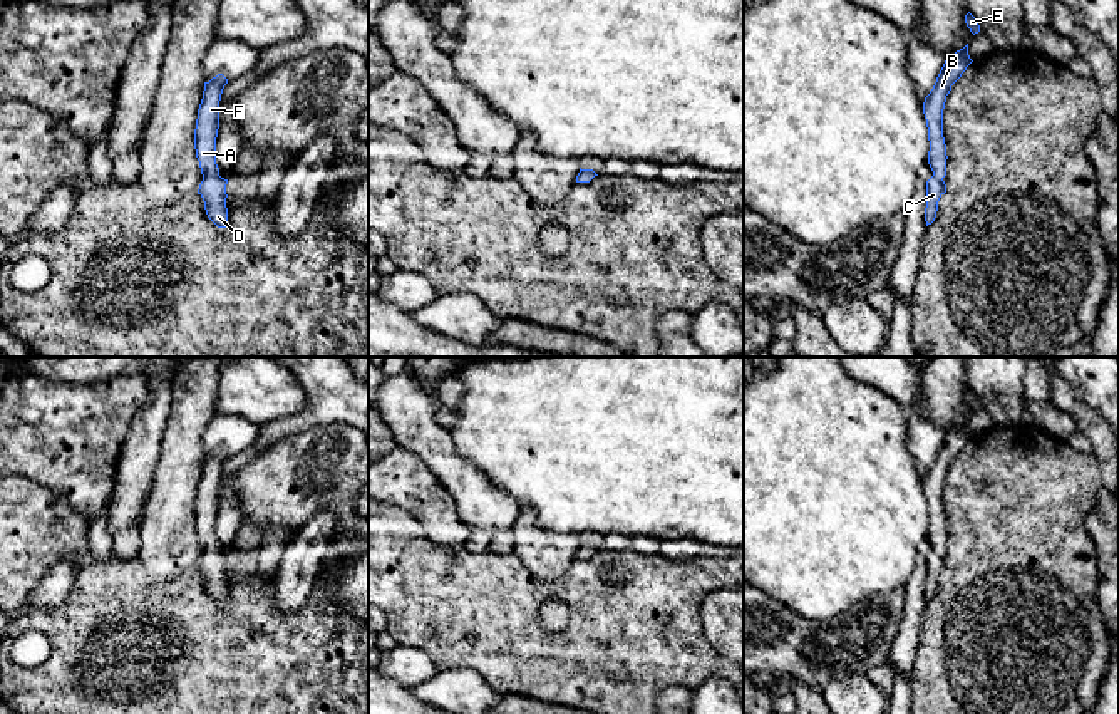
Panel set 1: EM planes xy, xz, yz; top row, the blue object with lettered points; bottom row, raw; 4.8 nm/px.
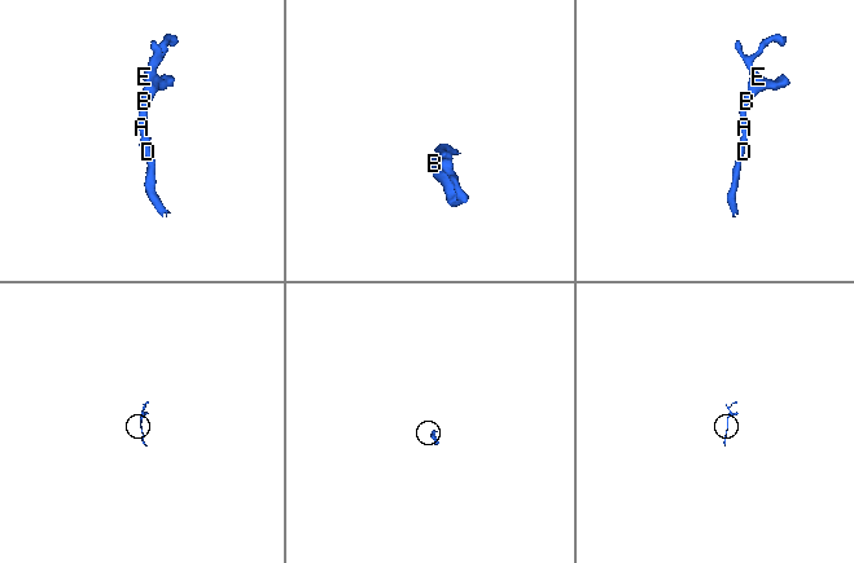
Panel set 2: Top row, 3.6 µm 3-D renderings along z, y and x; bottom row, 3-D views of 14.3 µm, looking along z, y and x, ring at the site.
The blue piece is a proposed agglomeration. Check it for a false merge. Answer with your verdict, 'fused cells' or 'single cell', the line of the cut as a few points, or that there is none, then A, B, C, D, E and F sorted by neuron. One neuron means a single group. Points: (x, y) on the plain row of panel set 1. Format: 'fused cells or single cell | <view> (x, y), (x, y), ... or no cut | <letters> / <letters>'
single cell | no cut | A B C D E F

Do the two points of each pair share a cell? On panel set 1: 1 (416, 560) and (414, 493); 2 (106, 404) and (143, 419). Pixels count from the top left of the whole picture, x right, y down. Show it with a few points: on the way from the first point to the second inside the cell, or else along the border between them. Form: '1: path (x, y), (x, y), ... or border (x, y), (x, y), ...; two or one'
1: border (386, 501), (409, 513); two
2: border (149, 379), (149, 396), (134, 414), (119, 453); two

